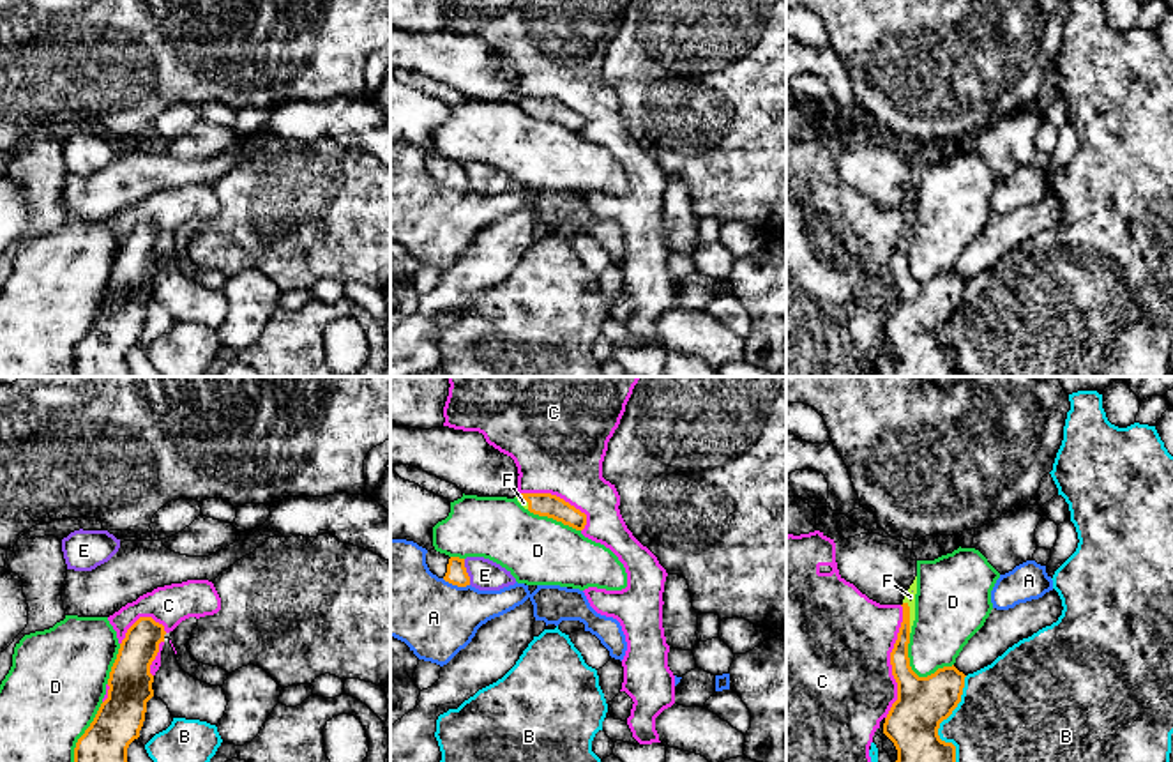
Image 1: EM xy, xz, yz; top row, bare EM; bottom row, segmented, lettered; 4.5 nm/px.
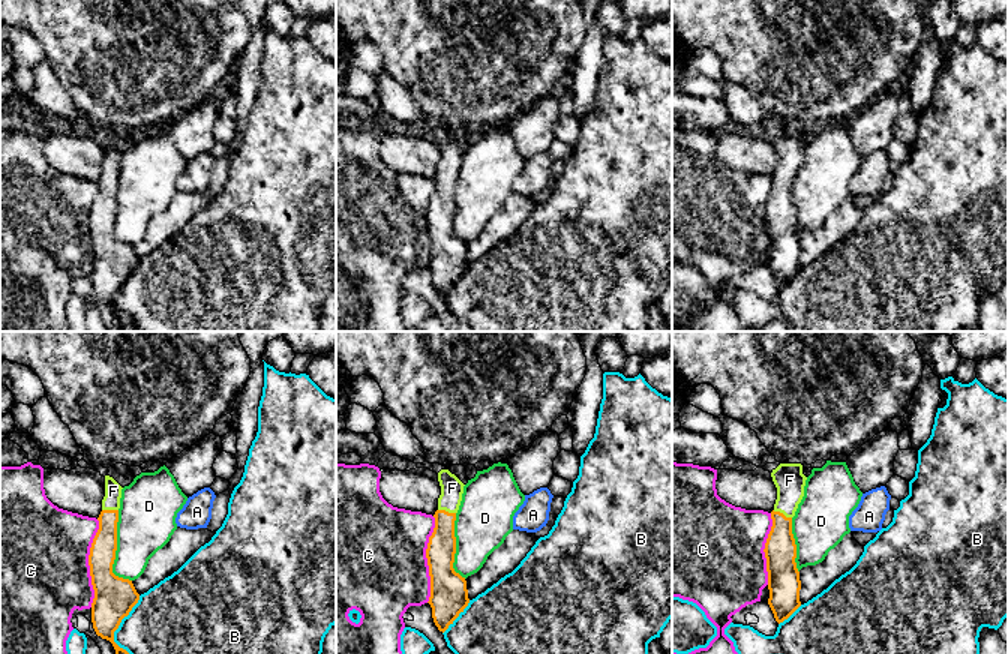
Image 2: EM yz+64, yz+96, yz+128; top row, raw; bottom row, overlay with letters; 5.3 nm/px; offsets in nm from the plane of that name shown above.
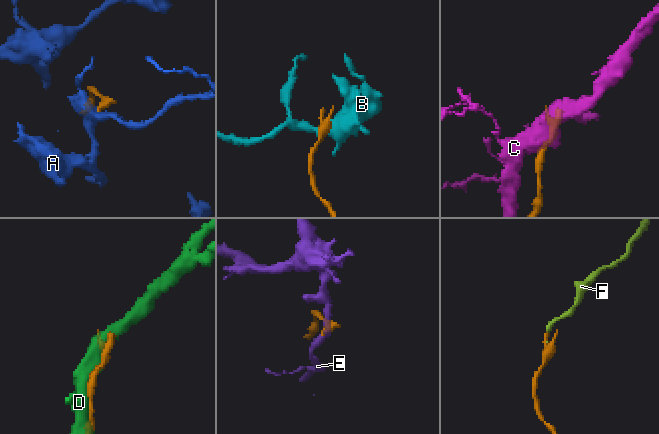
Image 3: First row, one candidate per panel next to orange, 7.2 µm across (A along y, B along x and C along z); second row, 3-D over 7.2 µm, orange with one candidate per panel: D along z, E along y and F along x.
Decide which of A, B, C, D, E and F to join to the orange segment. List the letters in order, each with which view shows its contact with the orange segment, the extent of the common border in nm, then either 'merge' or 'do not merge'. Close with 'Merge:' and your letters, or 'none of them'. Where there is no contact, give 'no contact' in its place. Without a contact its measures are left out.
A: meets orange in xz; contact 130 nm long; do not merge
B: meets orange in yz; contact 400 nm long; do not merge
C: meets orange in yz; contact 550 nm long; do not merge
D: meets orange in yz; contact 260 nm long; do not merge
E: meets orange in xz; contact 120 nm long; do not merge
F: meets orange in yz; contact 150 nm long; merge
Merge: F

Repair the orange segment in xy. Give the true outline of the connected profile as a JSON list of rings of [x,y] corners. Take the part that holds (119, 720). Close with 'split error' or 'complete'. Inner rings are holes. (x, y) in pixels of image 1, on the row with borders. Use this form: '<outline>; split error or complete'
[[[140,617],[125,633],[108,679],[108,698],[101,704],[94,721],[78,739],[74,762],[127,762],[129,744],[140,737],[147,702],[154,697],[150,665],[164,642],[164,626],[152,617]]]; complete

